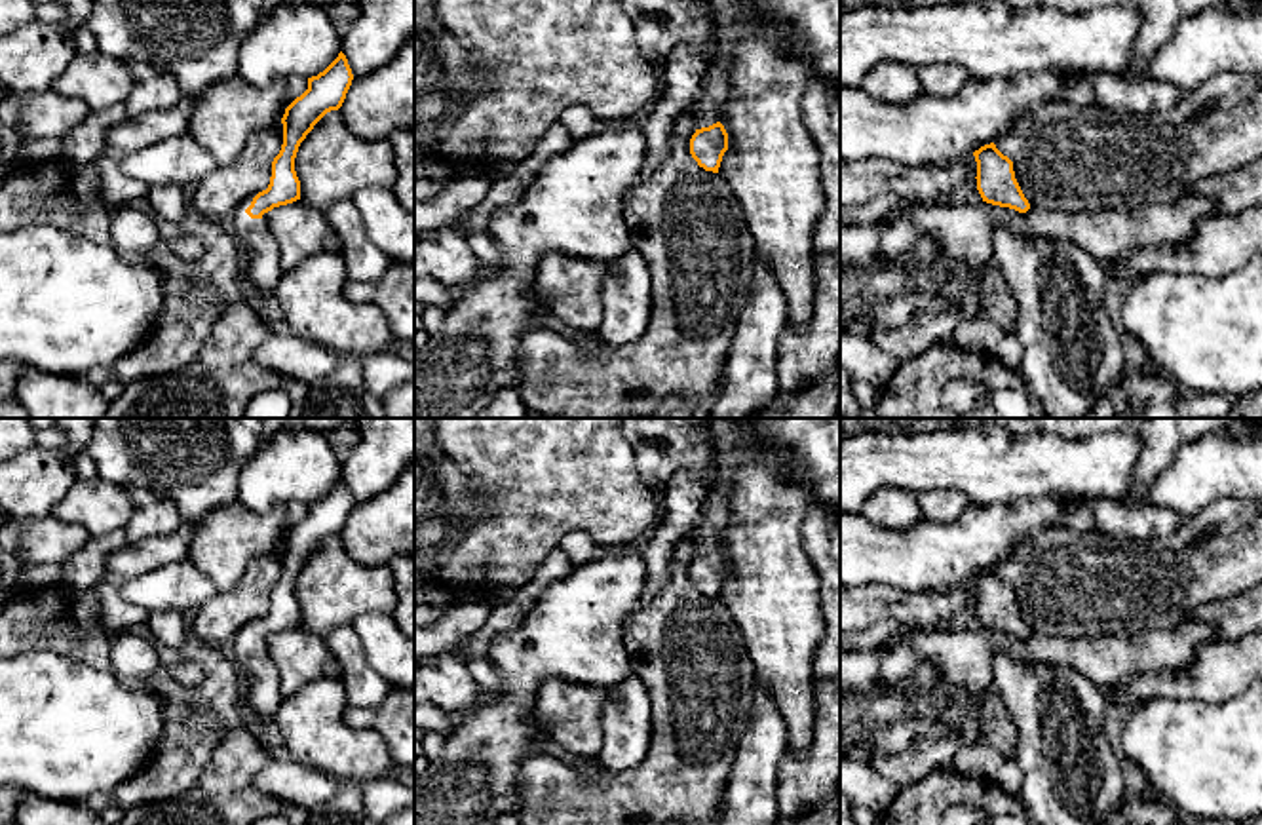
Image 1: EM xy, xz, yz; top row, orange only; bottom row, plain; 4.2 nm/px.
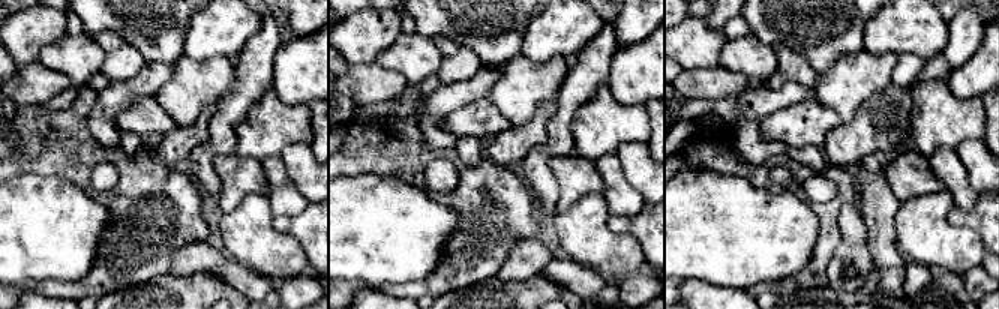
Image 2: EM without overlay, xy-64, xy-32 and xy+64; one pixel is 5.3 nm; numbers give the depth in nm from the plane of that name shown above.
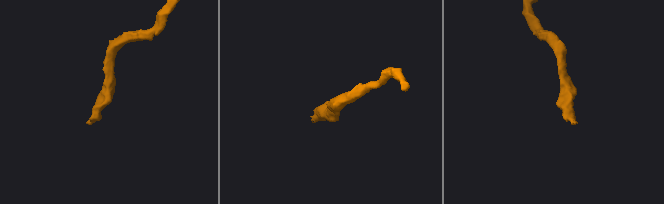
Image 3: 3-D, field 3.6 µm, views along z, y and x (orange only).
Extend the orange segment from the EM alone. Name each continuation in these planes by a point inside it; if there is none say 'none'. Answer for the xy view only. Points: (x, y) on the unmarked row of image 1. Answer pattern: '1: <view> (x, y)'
1: xy (261, 679)

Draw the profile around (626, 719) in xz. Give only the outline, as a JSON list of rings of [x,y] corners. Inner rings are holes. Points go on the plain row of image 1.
[[[629,673],[606,688],[601,726],[604,739],[597,762],[602,770],[623,772],[644,760],[650,747],[652,705],[637,675]]]

